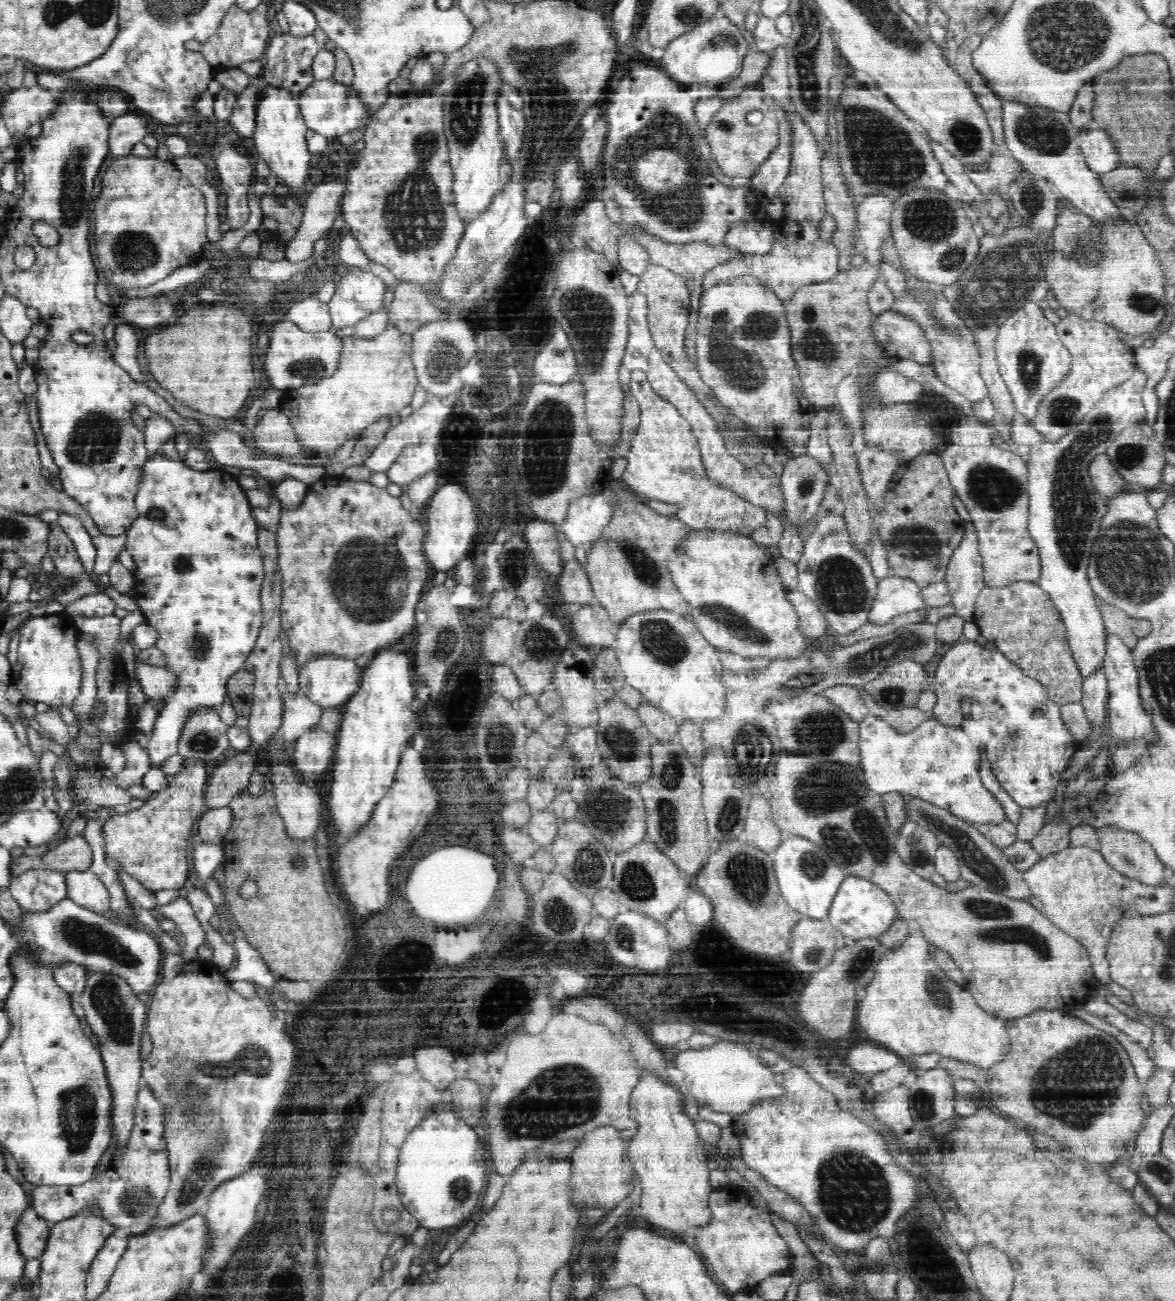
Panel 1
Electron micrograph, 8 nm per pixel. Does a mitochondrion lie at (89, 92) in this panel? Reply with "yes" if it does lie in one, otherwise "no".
no

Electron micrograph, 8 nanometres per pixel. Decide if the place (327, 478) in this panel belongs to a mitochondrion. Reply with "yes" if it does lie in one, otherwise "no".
no

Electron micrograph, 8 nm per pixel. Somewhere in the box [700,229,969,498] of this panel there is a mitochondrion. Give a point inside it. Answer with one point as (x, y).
(731, 352)

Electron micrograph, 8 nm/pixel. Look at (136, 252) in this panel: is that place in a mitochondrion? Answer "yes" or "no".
yes

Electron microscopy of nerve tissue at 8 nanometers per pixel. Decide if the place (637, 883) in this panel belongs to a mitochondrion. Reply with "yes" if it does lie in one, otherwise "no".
yes

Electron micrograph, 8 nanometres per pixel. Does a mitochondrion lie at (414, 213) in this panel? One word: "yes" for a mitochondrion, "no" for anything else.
yes

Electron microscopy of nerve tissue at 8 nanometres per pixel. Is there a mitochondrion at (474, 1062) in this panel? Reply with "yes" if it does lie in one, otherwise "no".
no

